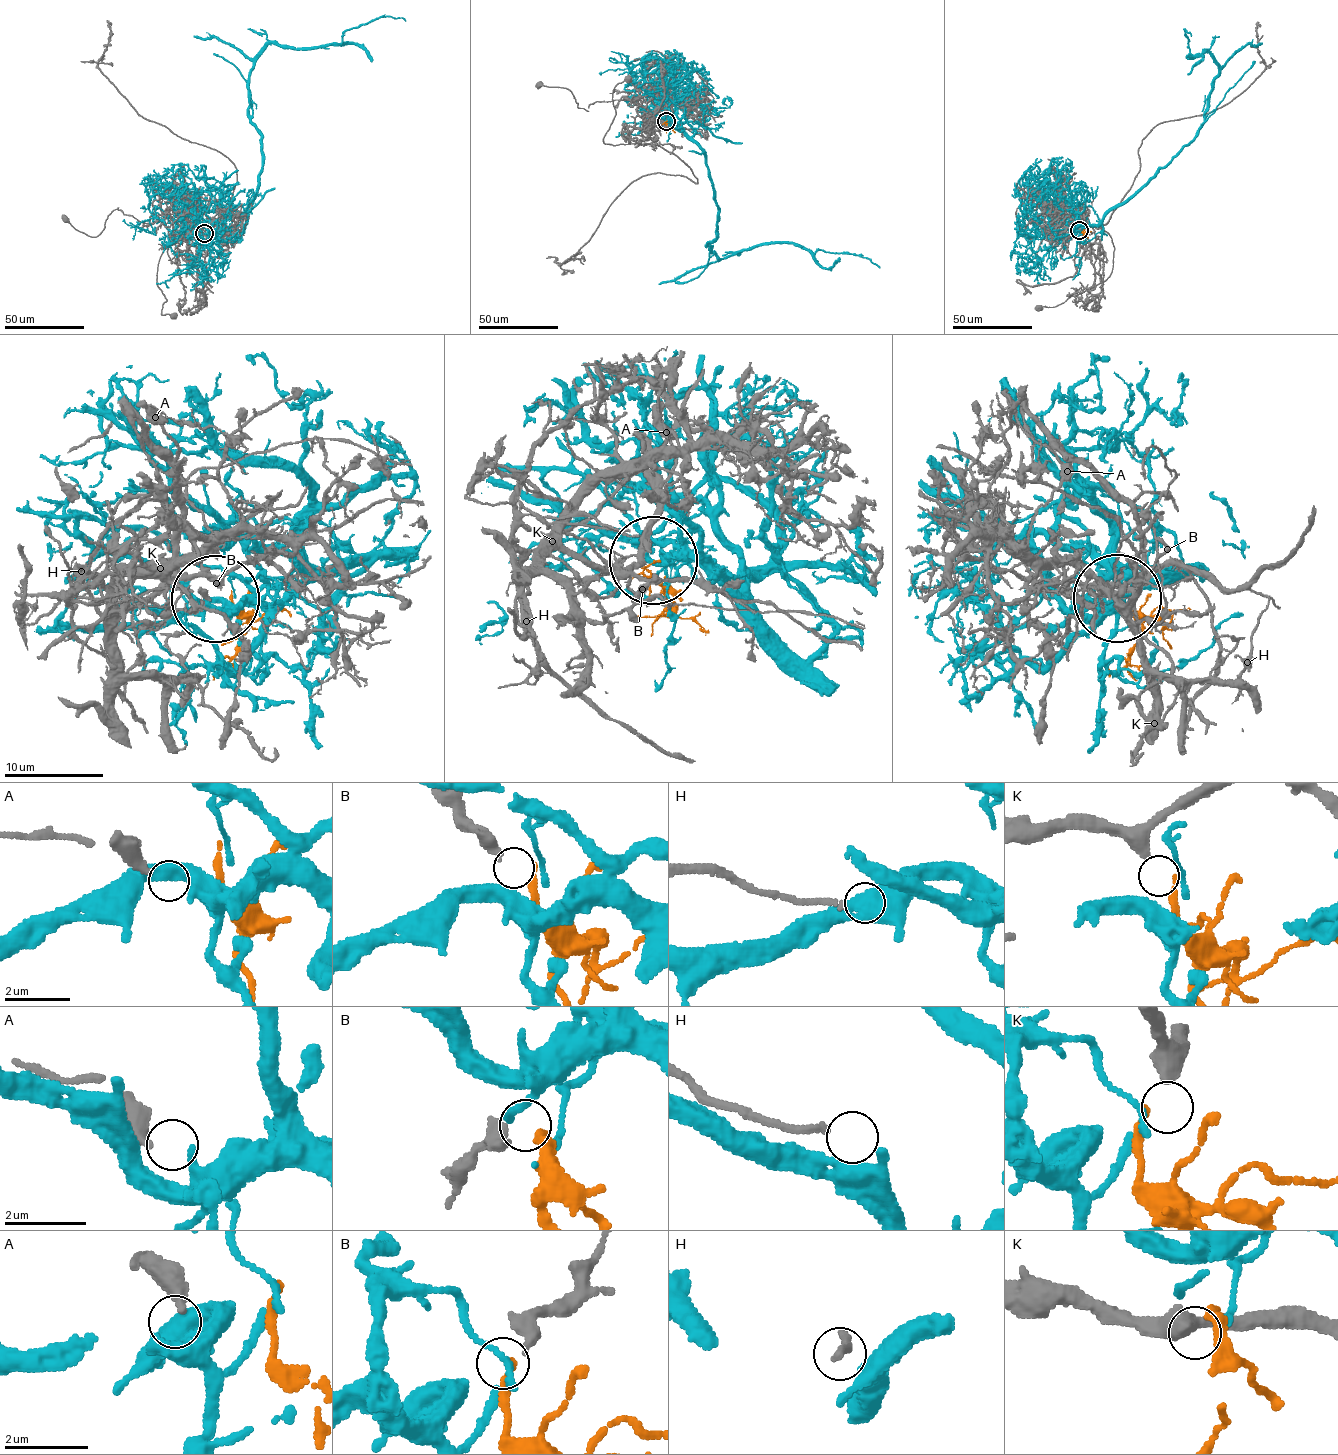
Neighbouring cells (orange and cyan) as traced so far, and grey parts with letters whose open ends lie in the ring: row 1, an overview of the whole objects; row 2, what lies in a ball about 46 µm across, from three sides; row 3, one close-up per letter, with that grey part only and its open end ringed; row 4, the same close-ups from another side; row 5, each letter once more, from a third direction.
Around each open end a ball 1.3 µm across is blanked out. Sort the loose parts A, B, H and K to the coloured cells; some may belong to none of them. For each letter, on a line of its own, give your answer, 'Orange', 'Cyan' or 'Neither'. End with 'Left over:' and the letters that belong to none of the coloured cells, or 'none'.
A: Neither
B: Cyan
H: Neither
K: Orange
Left over: A, H

